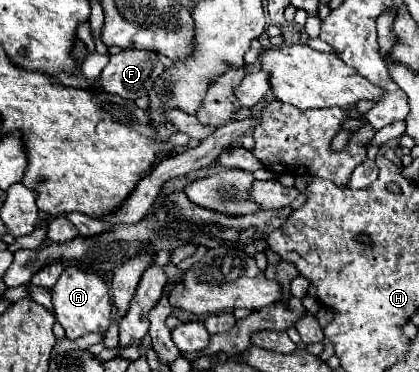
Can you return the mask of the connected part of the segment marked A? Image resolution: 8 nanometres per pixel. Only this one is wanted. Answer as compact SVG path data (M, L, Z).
M67 266L67 270L63 270L59 282L53 288L53 308L55 308L55 318L65 328L65 336L69 340L77 340L79 336L89 332L105 334L111 324L113 306L105 280L95 274L87 274L77 266Z

